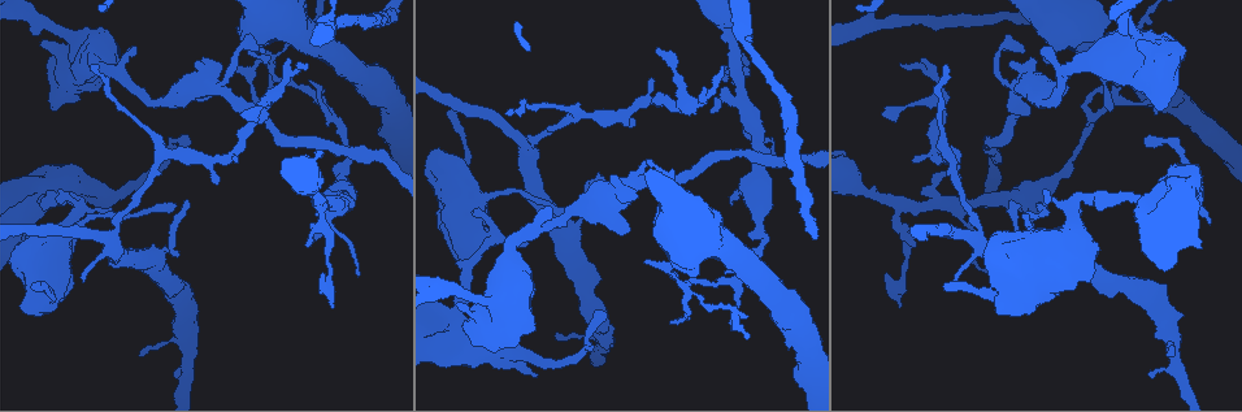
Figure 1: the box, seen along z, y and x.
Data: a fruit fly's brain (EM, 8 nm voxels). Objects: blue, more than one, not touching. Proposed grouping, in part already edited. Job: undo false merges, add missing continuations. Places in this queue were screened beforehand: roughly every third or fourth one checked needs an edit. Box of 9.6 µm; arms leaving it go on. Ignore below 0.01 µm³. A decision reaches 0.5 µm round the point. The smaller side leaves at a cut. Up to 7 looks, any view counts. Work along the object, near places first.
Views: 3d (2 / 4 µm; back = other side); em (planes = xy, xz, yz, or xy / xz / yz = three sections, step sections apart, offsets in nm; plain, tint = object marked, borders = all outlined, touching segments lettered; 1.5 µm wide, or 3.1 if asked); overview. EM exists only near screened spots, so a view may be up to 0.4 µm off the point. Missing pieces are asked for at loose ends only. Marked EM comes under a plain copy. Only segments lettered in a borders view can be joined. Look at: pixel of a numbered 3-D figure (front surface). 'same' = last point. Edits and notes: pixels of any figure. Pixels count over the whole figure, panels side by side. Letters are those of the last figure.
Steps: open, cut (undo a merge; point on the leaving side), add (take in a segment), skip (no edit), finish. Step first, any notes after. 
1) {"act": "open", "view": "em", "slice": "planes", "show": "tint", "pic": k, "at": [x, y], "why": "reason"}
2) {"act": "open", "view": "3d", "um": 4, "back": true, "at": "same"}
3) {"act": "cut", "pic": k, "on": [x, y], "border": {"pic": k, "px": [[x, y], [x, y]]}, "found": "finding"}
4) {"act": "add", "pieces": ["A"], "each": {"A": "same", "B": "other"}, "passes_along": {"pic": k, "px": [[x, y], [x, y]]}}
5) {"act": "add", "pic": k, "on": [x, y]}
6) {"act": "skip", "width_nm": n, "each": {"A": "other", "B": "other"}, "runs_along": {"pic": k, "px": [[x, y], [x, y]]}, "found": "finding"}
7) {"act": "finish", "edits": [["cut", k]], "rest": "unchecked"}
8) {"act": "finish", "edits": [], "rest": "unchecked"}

{"act": "open", "view": "em", "slice": "yz", "step": 8, "show": "borders", "pic": 1, "at": [271, 65], "why": "four or more arms meet"}

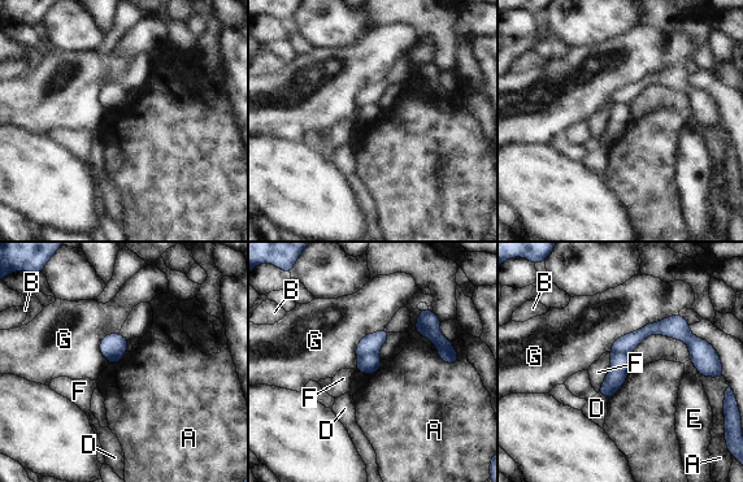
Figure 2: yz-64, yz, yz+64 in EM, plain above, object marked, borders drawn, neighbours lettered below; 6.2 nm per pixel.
{"act": "cut", "pic": 2, "on": [372, 343], "each": {"A": "other", "B": "other", "D": "other", "E": "other", "F": "other", "G": "other"}, "found": "two cells meet here"}

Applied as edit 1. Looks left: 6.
{"act": "open", "view": "overview", "why": "redraw"}

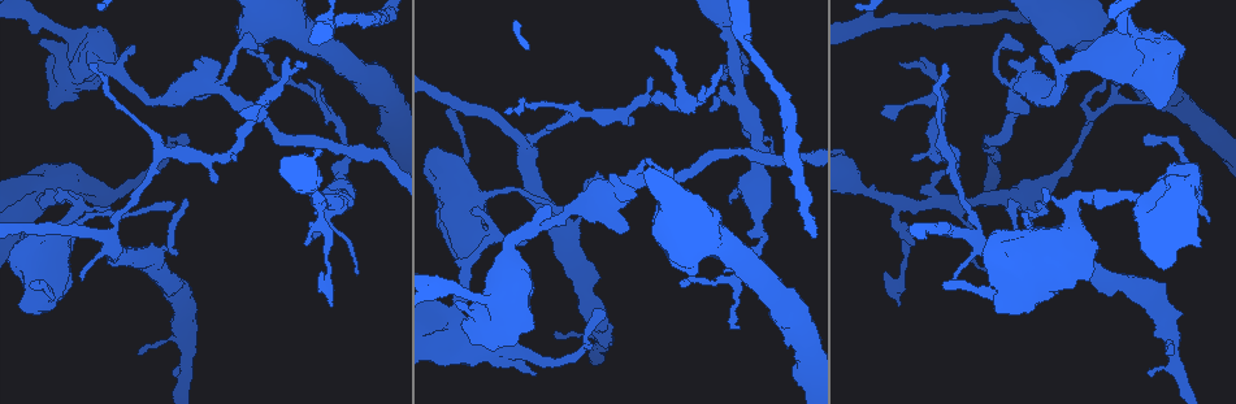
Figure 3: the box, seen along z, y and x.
{"act": "open", "view": "em", "slice": "planes", "show": "borders", "pic": 3, "at": [533, 375], "why": "an open end"}

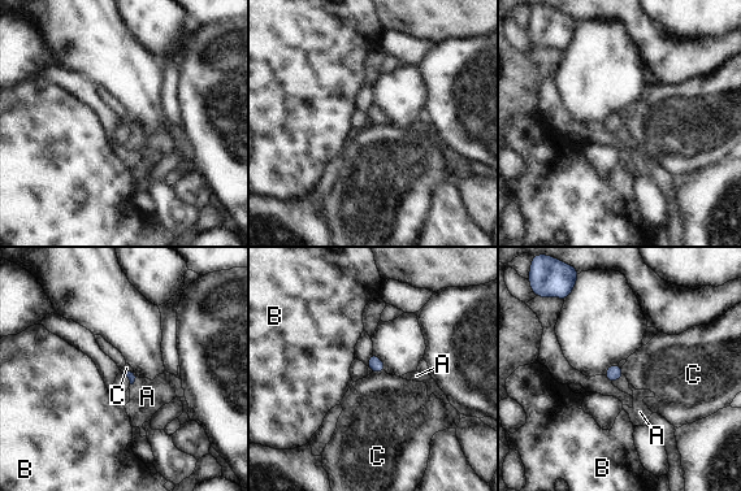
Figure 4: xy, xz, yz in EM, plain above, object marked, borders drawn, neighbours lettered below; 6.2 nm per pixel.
{"act": "skip", "each": {"A": "other", "B": "other", "C": "other"}, "found": "no lettered segment goes on from it"}

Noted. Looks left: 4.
{"act": "open", "view": "em", "slice": "planes", "show": "borders", "pic": 3, "at": [456, 321], "why": "sudden change in width"}

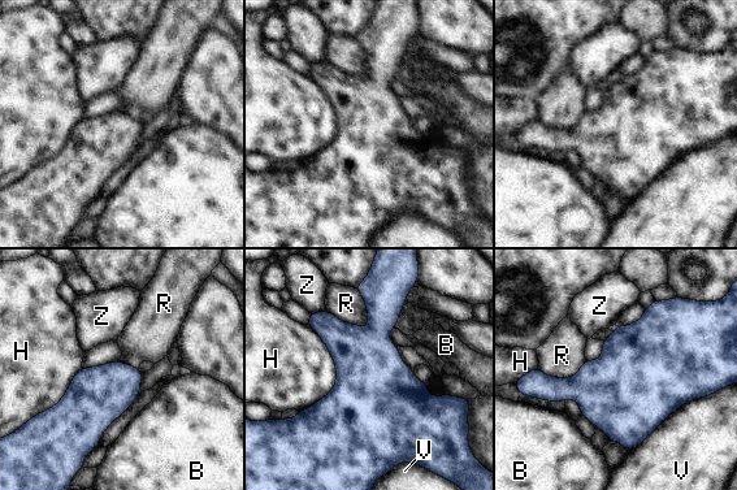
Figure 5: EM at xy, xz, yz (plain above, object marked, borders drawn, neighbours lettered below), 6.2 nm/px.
{"act": "skip", "width_nm": 550, "each": {"B": "other", "H": "other", "R": "other", "V": "other", "Z": "other"}, "border": {"pic": 5, "px": [[307, 324], [336, 385], [299, 412]]}, "found": "continuous, no second cell"}

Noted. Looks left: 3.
{"act": "finish", "edits": [["cut", 2]], "rest": "unchecked"}

